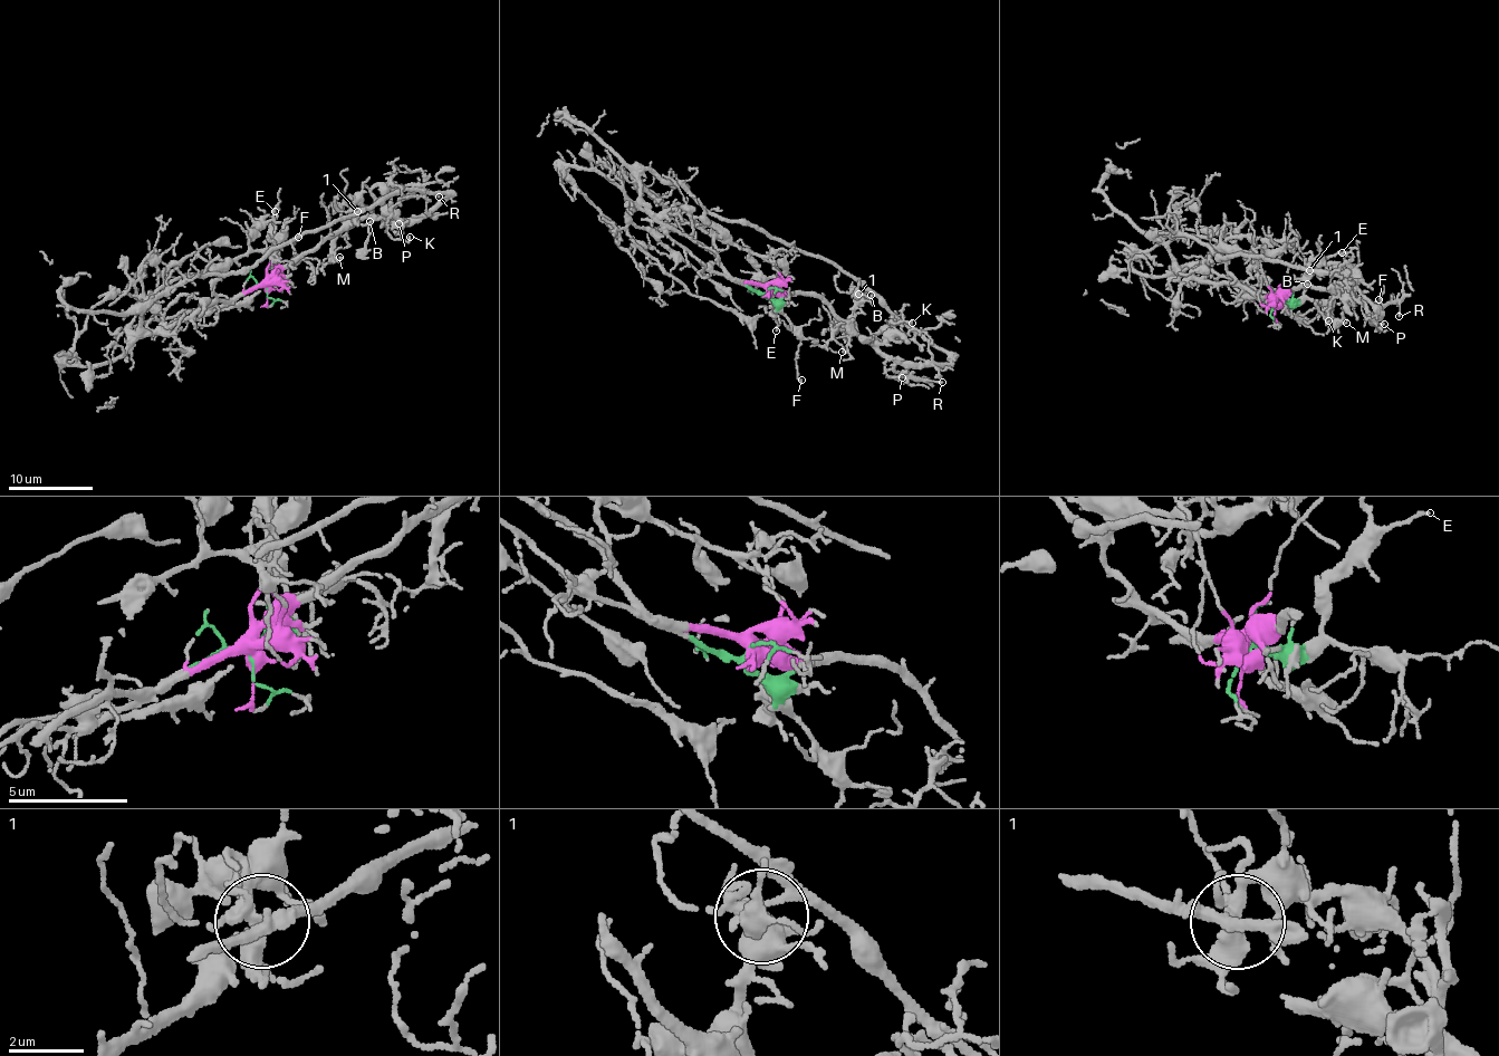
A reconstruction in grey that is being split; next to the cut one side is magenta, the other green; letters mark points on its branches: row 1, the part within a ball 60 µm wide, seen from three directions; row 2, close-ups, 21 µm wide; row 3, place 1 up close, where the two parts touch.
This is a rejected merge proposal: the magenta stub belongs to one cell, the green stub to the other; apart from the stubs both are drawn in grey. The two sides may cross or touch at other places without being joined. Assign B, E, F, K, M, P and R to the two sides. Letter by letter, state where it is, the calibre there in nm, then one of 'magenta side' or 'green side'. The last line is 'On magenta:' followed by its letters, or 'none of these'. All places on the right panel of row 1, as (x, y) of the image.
B: (1307, 284) | 130 nm | magenta side
E: (1342, 252) | 120 nm | green side
F: (1379, 299) | 110 nm | green side
K: (1328, 320) | 140 nm | magenta side
M: (1346, 323) | 130 nm | green side
P: (1384, 324) | 110 nm | magenta side
R: (1399, 316) | 130 nm | magenta side
On magenta: B, K, P, R

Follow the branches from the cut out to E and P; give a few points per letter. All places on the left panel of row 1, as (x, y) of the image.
E: (267, 286), (265, 281), (272, 278), (279, 267), (274, 211)
P: (267, 286), (270, 276), (325, 239), (375, 216), (387, 219), (385, 224), (399, 231), (399, 224)

